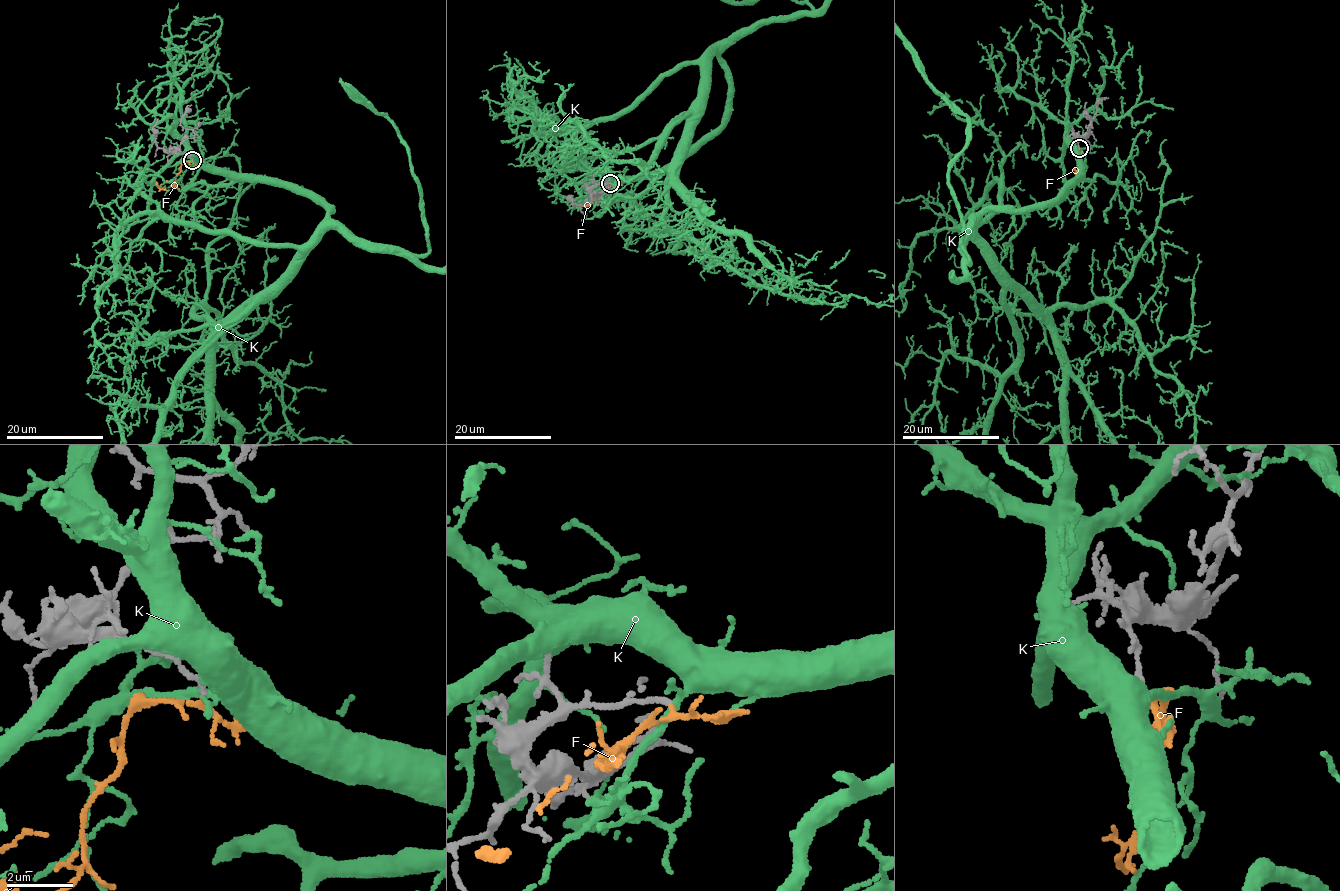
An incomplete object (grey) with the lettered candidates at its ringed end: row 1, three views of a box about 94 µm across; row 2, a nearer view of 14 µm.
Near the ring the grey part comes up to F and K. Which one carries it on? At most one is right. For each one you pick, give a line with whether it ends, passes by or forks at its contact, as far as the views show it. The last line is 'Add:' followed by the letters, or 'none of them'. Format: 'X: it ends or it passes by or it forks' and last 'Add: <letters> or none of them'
F: it forks
Add: F

